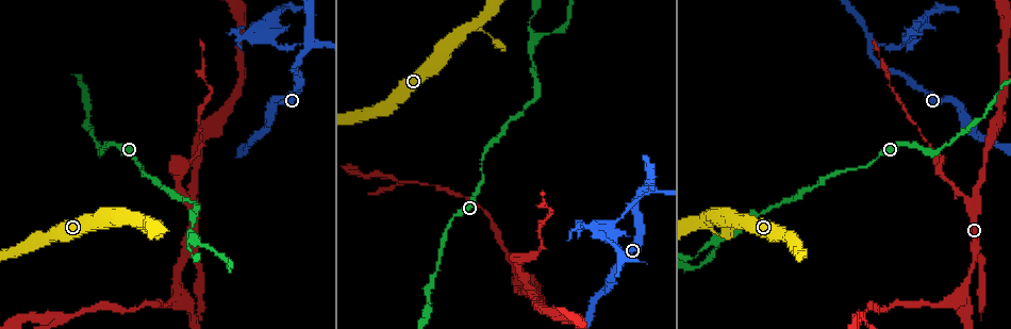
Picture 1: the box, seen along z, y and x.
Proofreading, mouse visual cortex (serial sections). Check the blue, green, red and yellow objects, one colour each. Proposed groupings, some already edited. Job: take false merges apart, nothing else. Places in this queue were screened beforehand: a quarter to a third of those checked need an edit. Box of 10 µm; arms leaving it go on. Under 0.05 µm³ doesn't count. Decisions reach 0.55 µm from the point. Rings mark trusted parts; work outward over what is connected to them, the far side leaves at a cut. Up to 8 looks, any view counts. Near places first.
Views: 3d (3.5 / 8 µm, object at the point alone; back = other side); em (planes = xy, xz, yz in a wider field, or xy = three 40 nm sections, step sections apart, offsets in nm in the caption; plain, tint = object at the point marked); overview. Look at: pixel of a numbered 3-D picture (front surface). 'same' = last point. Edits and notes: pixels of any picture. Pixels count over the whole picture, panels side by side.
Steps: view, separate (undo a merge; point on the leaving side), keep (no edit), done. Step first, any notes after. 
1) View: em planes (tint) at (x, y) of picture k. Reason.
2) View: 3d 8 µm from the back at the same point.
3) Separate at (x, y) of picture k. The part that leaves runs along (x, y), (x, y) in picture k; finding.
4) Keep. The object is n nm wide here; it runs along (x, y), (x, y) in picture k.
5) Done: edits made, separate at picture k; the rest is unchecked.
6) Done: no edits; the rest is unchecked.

View: em xy step 1 (tint) at (535, 38) of picture 1. Arms part here.

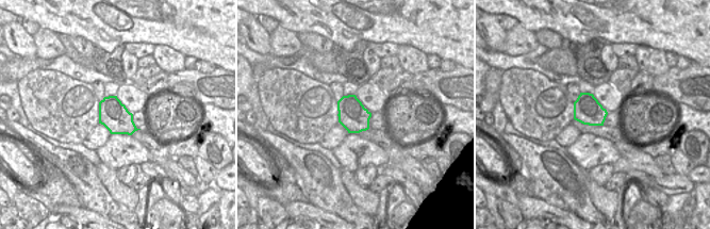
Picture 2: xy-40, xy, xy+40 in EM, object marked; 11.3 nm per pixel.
View: 3d 3.5 µm at the same point. Wider look.

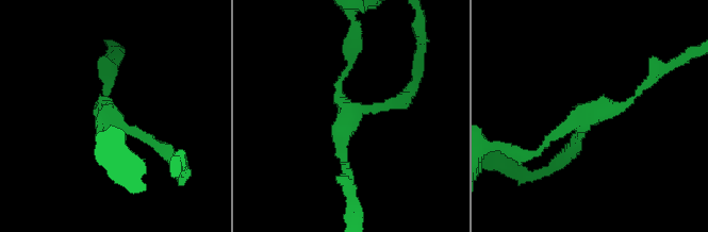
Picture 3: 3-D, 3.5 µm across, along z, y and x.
Keep. The object is 340 nm wide here; it runs along (641, 87), (622, 106), (590, 113), (567, 155) in picture 3; continuous, no second cell.

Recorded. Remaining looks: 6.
View: em xy step 1 (tint) at (308, 42) of picture 1. Narrows sharply.

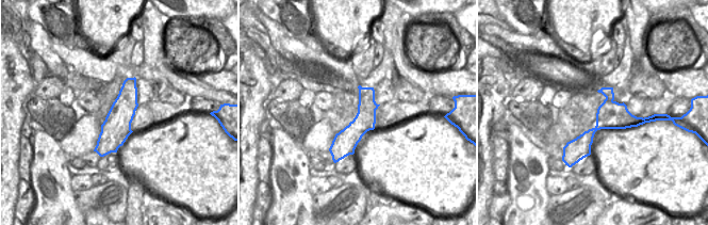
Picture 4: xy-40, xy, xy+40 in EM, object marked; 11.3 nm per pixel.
View: 3d 3.5 µm at the same point.

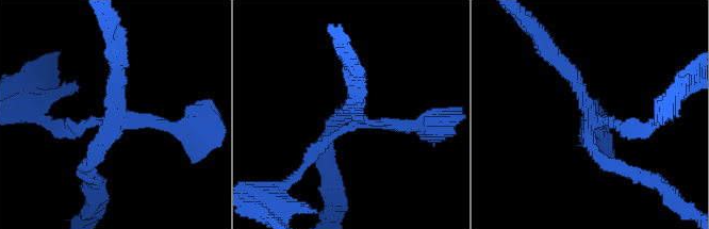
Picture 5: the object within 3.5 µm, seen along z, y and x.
Keep. It runs along (133, 80), (117, 127), (101, 153) in picture 4; all the same cell.

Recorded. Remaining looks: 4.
View: 3d 3.5 µm at (254, 34) of picture 1. Abrupt turn.

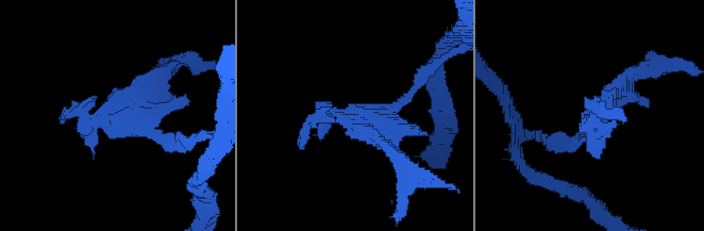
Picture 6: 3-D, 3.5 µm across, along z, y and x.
View: em xy step 3 (tint) at (120, 111) of picture 6. Now the EM.

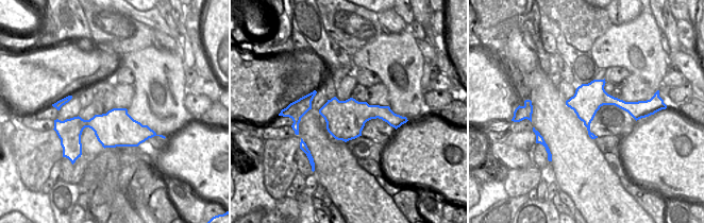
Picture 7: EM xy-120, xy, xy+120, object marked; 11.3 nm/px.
Keep. It runs along (569, 142), (580, 142), (634, 70) in picture 6; all the same cell.

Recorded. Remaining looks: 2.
Done: no edits; the rest is unchecked.

